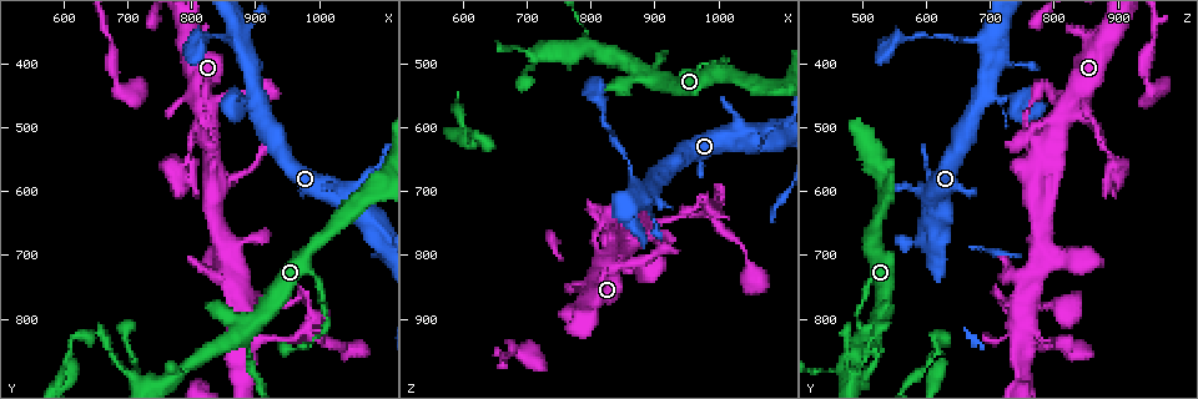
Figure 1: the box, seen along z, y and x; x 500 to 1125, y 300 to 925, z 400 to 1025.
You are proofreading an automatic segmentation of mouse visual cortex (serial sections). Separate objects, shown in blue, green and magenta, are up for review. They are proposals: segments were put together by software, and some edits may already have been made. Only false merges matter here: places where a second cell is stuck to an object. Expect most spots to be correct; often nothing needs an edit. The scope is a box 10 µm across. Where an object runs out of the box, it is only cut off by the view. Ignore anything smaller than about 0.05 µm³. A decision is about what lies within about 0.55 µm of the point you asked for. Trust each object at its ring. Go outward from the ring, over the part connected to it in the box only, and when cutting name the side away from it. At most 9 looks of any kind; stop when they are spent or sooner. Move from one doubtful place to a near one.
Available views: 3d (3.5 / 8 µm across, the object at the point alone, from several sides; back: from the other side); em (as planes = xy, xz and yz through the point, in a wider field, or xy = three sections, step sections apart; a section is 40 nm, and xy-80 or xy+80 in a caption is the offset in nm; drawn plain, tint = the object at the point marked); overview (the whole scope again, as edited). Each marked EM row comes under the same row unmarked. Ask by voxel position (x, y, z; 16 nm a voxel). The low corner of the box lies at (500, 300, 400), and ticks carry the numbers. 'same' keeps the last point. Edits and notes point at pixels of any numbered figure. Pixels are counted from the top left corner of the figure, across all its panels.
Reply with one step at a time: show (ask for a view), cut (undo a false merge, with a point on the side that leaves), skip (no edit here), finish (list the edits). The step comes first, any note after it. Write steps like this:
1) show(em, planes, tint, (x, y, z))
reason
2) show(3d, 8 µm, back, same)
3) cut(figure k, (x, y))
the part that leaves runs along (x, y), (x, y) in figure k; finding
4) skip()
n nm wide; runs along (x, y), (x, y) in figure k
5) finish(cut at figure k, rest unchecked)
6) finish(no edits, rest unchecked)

show(3d, 8 µm, (890, 810, 520))
four-way junction

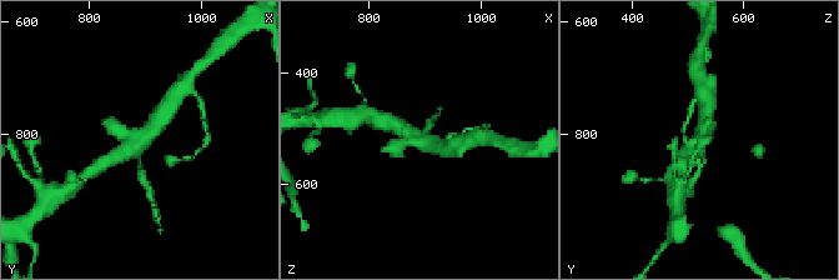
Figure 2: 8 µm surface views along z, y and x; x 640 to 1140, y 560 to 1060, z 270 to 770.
show(3d, 3.5 µm, same)

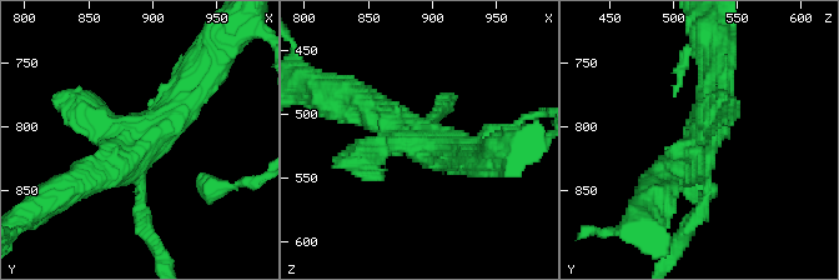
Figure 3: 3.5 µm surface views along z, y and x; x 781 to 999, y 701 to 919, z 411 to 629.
show(em, xy, step 2, tint, (894, 810, 526))
4 arms; arms of 150, 300, 400, 400 nm; now the EM

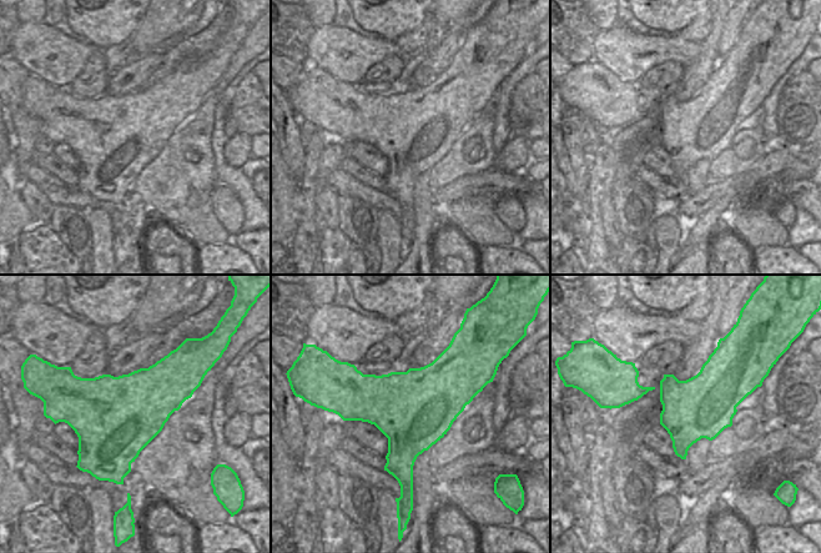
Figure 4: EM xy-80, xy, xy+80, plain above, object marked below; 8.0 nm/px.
skip()
650 nm wide; runs along (195, 76), (126, 160), (84, 180) in figure 3; all the same cell

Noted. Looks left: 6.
show(3d, 3.5 µm, (965, 830, 740))
arms part here

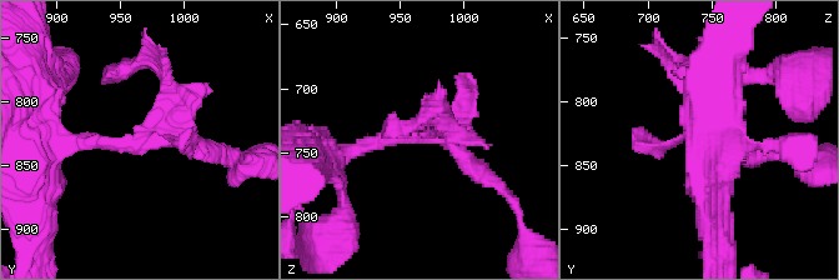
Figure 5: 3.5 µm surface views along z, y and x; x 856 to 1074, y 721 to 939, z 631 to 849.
show(em, xy, step 3, tint, (964, 832, 740))

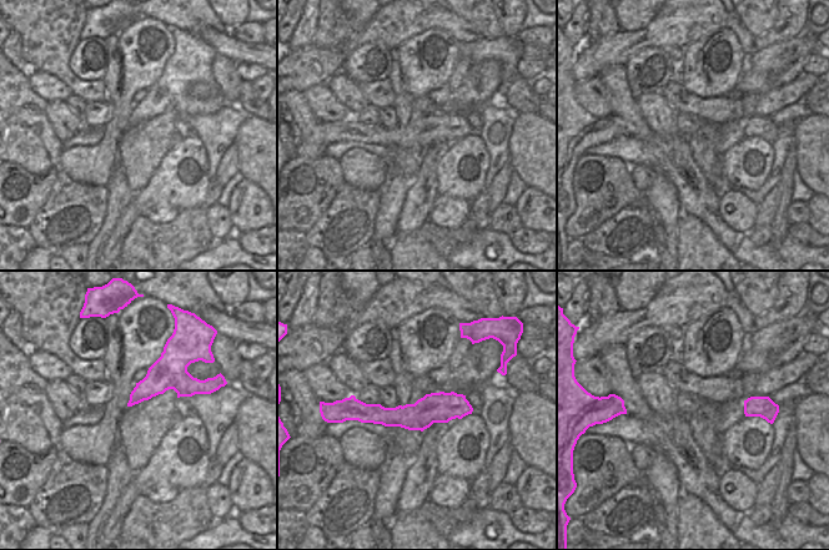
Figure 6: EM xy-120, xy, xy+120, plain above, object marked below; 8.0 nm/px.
cut(figure 5, (180, 94))
the part that leaves runs along (145, 131), (172, 89), (145, 63), (115, 70) in figure 5; a second cell is stuck on

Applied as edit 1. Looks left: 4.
show(3d, 8 µm, (900, 780, 810))

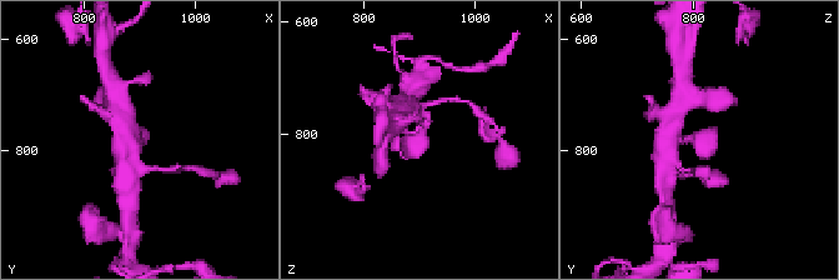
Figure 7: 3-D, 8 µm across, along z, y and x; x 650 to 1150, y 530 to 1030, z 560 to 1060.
show(em, xy, step 1, tint, same)
shape alone is not enough

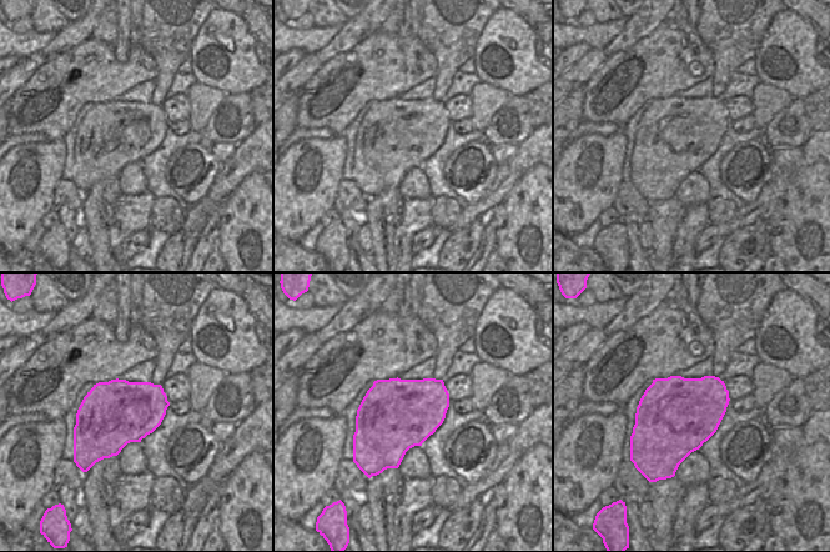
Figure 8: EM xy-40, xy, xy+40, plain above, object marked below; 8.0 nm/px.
skip()
runs along (668, 143), (699, 139), (707, 159) in figure 7; all the same cell

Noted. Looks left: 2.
show(3d, 3.5 µm, (865, 450, 745))
sharp bend

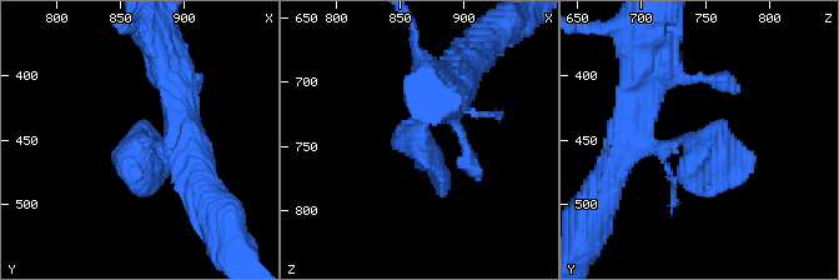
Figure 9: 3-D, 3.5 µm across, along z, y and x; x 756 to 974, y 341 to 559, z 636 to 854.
skip()
runs along (629, 134), (748, 176) in figure 9; one cell here

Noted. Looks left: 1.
finish(cut at figure 5, rest unchecked)

